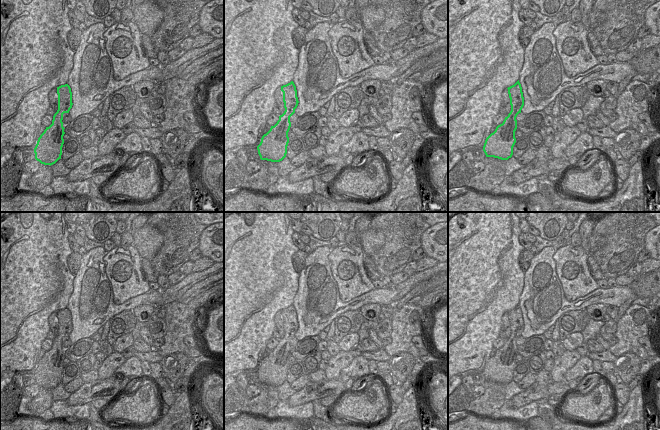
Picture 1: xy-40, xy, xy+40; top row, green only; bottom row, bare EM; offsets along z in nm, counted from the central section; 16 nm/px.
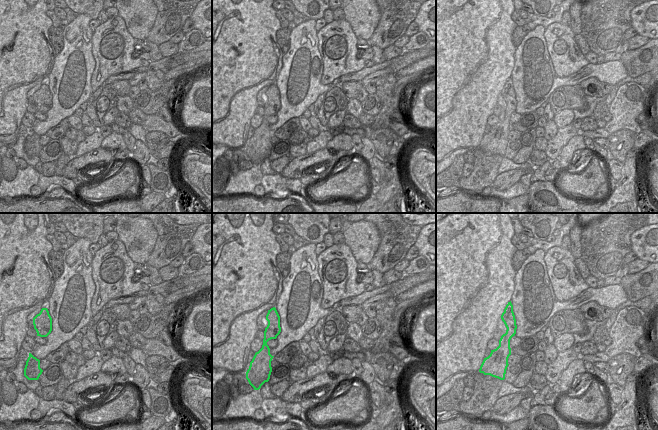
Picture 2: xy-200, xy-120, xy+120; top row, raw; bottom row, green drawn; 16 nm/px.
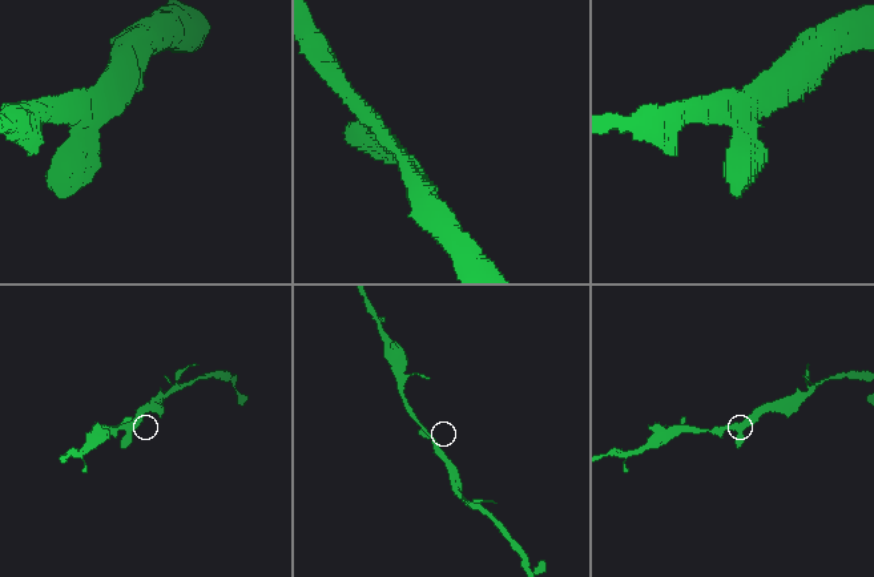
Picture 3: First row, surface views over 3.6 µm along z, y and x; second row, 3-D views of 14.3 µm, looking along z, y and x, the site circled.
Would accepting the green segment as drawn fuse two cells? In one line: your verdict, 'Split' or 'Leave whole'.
Leave whole

